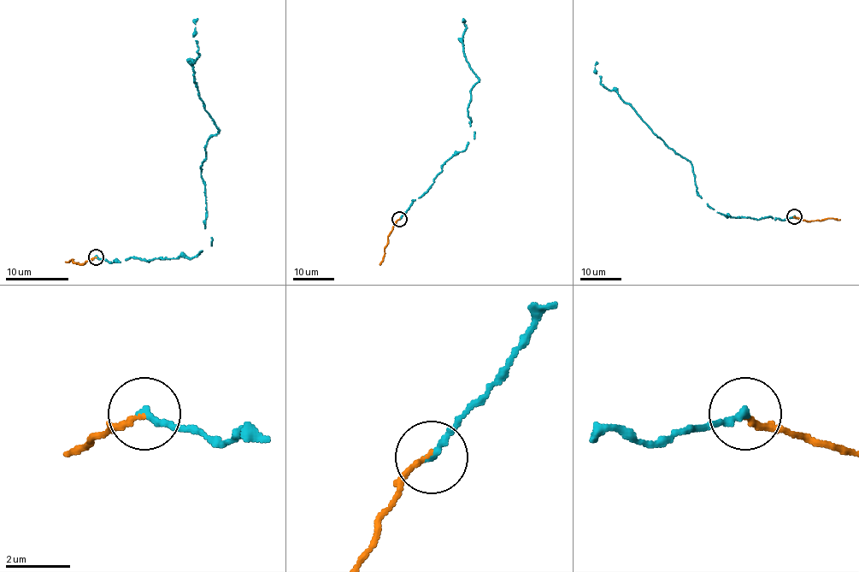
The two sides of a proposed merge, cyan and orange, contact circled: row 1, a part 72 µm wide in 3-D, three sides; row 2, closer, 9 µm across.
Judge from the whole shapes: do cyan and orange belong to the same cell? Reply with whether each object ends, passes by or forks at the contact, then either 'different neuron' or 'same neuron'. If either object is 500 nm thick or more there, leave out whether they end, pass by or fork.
cyan ends; orange ends; same neuron

